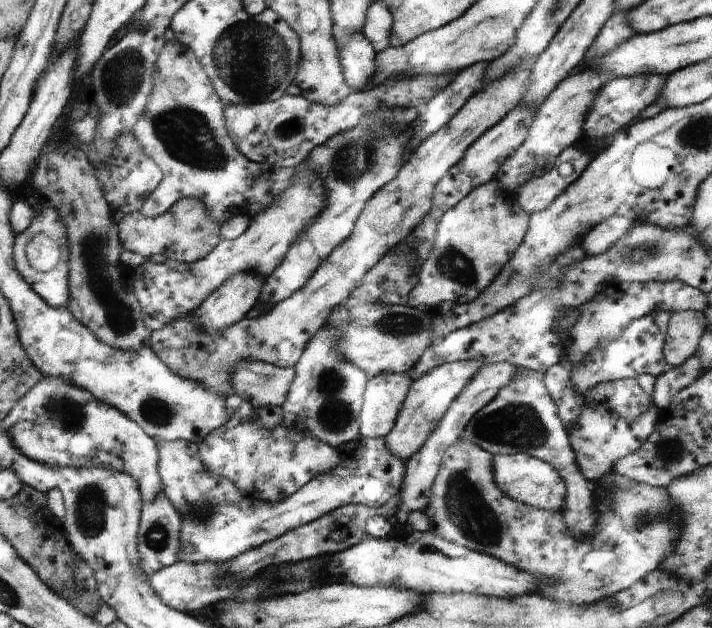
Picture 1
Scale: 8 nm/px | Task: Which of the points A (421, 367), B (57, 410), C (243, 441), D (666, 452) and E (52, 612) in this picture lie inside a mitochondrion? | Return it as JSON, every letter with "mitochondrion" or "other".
{"A":"other","B":"mitochondrion","C":"other","D":"mitochondrion","E":"other"}

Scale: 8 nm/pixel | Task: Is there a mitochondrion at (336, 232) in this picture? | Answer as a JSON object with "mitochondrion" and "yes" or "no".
{"mitochondrion":"no"}

